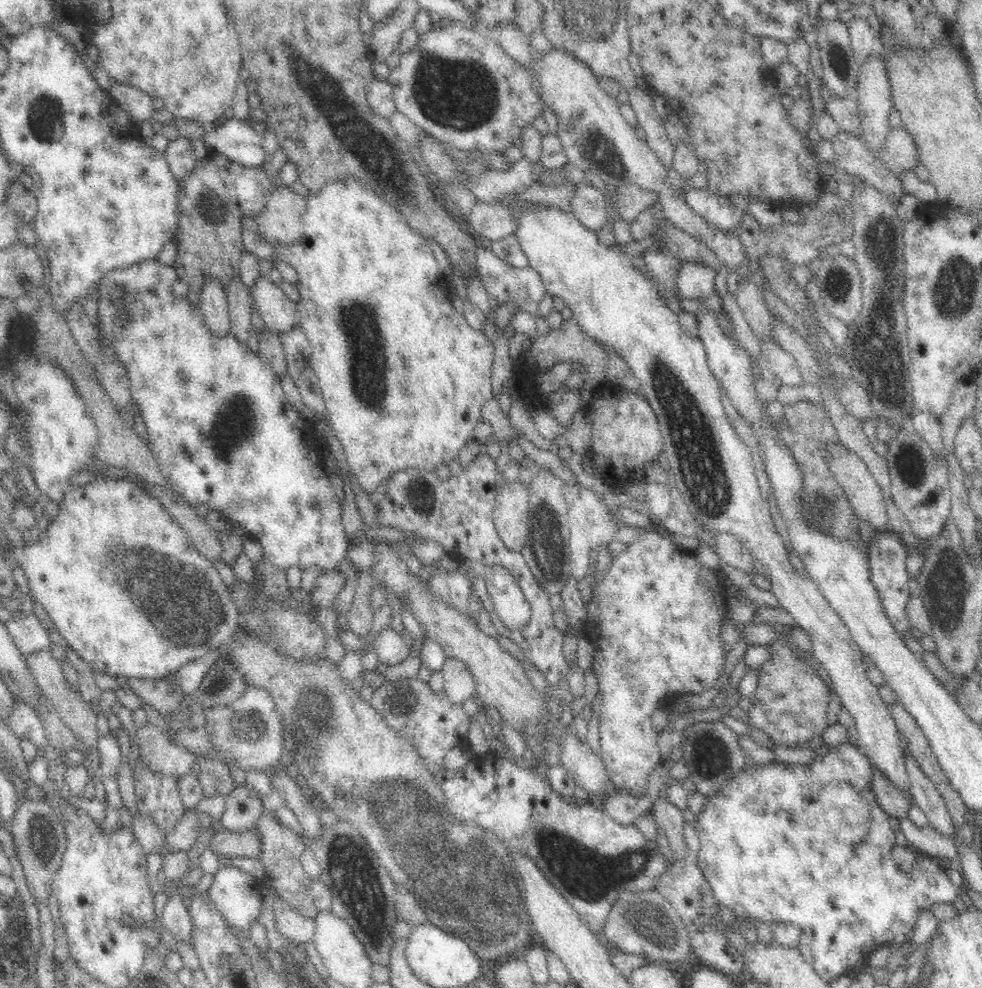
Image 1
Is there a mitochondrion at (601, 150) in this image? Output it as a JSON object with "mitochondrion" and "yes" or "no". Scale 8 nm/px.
{"mitochondrion":"yes"}

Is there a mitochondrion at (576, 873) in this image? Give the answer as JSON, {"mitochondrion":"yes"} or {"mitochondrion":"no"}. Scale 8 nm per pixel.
{"mitochondrion":"yes"}

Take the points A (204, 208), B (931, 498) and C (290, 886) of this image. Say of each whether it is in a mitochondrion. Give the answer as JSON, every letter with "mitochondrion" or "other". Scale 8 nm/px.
{"A":"mitochondrion","B":"other","C":"other"}

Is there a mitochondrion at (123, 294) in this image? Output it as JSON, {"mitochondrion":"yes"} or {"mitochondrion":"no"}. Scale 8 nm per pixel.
{"mitochondrion":"no"}

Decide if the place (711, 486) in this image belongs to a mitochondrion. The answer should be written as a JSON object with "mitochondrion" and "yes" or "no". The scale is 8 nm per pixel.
{"mitochondrion":"yes"}

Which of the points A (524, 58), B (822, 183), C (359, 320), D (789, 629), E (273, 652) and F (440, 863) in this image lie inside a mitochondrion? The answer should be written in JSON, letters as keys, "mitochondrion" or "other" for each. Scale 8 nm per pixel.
{"A":"other","B":"other","C":"mitochondrion","D":"other","E":"other","F":"mitochondrion"}

